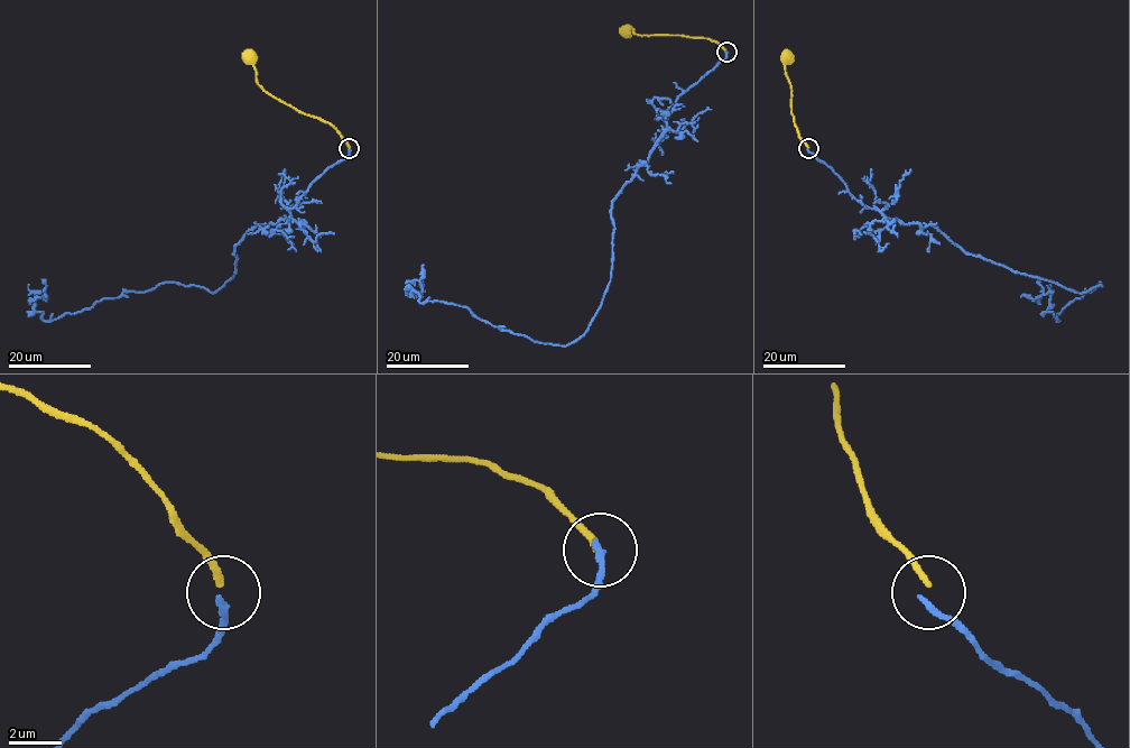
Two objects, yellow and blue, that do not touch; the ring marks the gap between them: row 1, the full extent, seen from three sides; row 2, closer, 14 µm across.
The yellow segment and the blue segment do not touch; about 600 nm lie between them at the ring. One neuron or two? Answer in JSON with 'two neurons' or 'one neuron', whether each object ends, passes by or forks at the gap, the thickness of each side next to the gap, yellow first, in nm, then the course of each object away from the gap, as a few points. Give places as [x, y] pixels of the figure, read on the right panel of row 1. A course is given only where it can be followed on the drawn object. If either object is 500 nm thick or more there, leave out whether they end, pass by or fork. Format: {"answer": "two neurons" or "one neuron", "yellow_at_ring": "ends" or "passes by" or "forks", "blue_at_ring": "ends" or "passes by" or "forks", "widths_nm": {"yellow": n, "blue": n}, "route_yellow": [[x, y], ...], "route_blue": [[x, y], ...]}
{"answer": "two neurons", "yellow_at_ring": "ends", "blue_at_ring": "ends", "widths_nm": {"yellow": 240, "blue": 280}, "route_yellow": [[807, 147], [792, 112], [792, 85], [785, 68], [788, 58]], "route_blue": [[807, 149], [889, 218], [1075, 293], [1102, 286], [1059, 321], [1050, 292], [1021, 297]]}

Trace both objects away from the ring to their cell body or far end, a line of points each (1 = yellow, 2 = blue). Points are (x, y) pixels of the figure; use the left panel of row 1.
1: (350, 147), (331, 125), (269, 94), (257, 81), (256, 68), (249, 58)
2: (350, 149), (287, 218), (237, 243), (234, 275), (215, 293), (163, 283), (45, 321), (35, 298), (46, 297)

